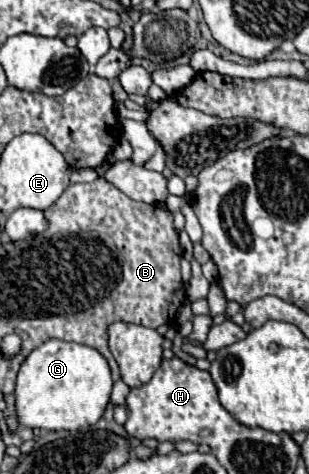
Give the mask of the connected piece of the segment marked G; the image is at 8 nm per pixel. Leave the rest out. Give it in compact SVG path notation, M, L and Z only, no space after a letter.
M50 339L36 347L18 371L16 381L16 419L30 429L62 431L84 429L102 417L110 403L112 375L106 359L80 343Z

